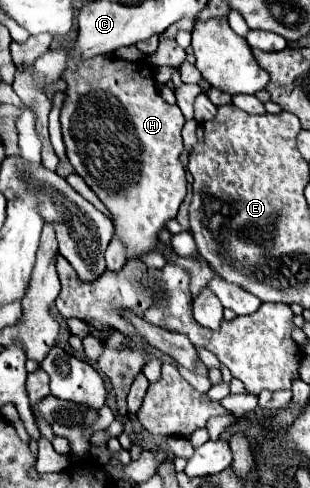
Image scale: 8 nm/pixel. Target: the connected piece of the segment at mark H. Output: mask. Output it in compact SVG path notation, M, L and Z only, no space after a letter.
M94 57L82 65L70 65L62 75L68 81L64 107L60 113L62 137L66 155L74 171L108 207L116 237L126 247L126 259L140 259L158 245L158 235L166 229L170 219L176 219L178 207L186 195L186 173L180 163L182 153L182 125L184 117L176 105L168 105L154 85L154 75L148 63Z

